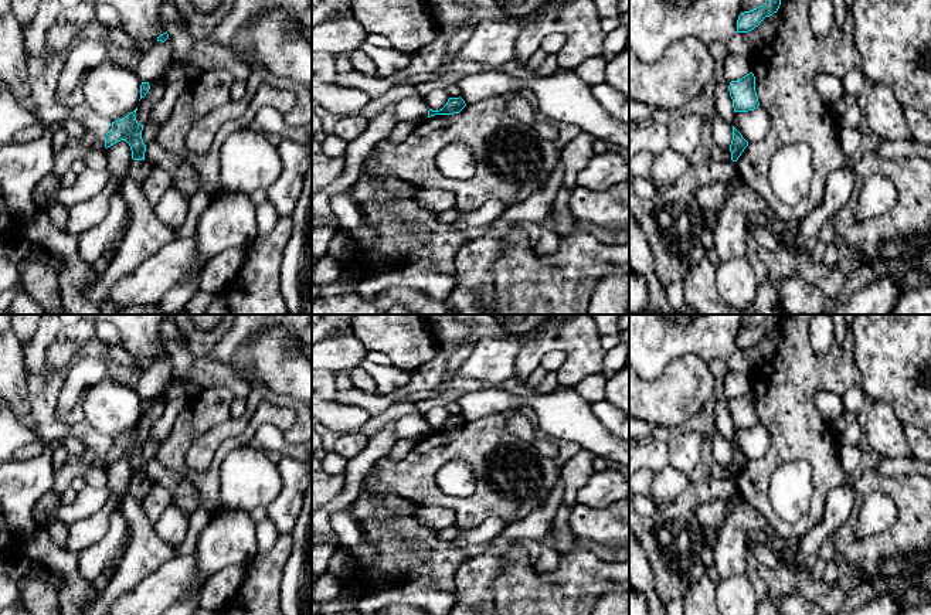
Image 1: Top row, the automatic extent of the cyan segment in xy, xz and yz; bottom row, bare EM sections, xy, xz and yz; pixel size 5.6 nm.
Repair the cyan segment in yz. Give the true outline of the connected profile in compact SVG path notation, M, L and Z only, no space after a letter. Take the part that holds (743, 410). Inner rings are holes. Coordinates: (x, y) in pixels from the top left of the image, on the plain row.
M752 390L747 391L741 397L731 398L728 408L733 417L734 429L748 429L760 424L755 410L755 394Z

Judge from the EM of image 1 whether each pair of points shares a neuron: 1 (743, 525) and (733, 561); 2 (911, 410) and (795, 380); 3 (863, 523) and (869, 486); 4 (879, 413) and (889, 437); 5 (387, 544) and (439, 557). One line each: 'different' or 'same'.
1: same
2: different
3: different
4: same
5: same

